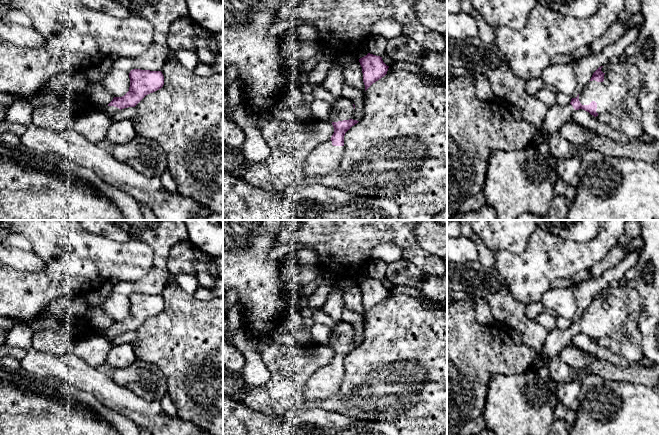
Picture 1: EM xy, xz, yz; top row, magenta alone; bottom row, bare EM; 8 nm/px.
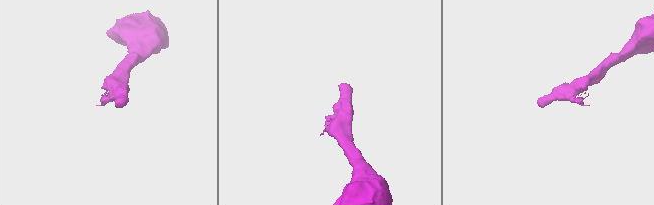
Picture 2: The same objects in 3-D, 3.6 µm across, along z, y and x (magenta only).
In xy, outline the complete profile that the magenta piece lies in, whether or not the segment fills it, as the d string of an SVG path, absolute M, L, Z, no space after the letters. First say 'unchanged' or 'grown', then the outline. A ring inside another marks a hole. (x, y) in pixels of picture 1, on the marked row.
grown; M133 69L129 73L129 91L122 97L114 97L106 106L106 114L112 117L121 109L135 107L146 95L161 89L164 76L161 71Z

